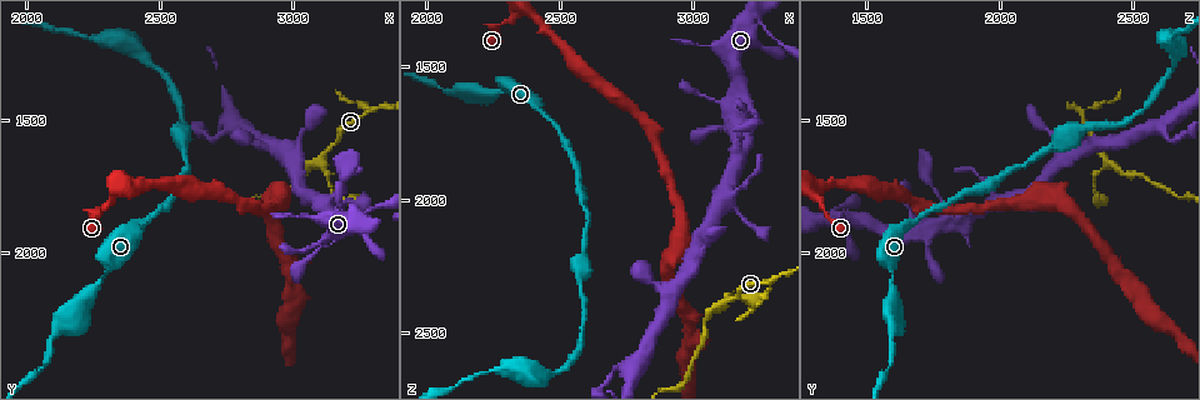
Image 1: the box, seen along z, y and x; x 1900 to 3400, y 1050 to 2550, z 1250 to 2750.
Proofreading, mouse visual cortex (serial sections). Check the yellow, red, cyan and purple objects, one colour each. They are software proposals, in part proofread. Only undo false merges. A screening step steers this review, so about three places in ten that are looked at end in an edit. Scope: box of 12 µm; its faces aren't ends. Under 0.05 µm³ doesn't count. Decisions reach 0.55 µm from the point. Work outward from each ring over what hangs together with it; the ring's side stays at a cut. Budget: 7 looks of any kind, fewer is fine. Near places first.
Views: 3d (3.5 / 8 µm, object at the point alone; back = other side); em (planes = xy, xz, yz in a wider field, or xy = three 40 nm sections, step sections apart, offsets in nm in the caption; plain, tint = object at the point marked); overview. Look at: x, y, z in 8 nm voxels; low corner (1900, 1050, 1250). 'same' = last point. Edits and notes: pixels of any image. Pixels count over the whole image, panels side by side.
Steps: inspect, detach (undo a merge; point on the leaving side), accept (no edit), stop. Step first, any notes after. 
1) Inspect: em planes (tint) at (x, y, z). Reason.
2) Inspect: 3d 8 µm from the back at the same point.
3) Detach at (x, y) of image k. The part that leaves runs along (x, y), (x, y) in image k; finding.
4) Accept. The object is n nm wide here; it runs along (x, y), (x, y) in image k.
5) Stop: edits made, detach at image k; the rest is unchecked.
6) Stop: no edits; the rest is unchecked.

Inspect: 3d 3.5 µm at (2090, 2340, 1600). Thick turns thin.

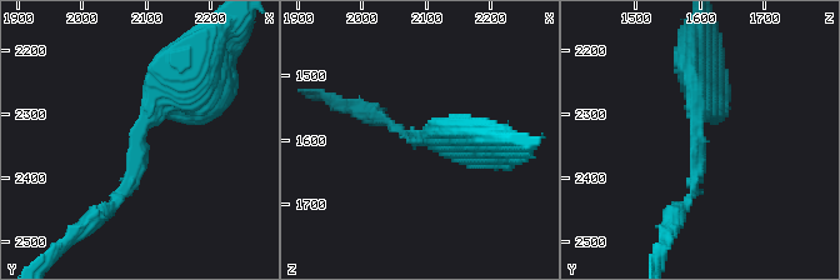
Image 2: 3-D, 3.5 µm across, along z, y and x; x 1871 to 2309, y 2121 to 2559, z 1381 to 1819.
Inspect: em xy step 1 (tint) at (2090, 2345, 1600). Shape alone is not enough.

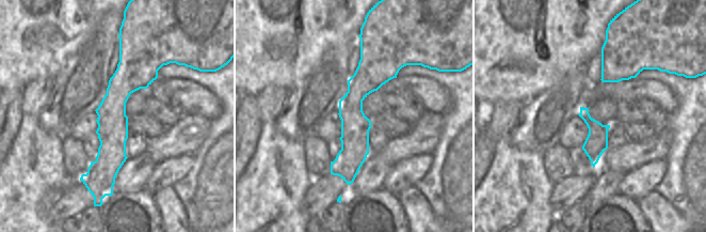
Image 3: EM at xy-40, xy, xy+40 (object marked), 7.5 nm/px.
Inspect: em xy step 3 (tint) at the same point.

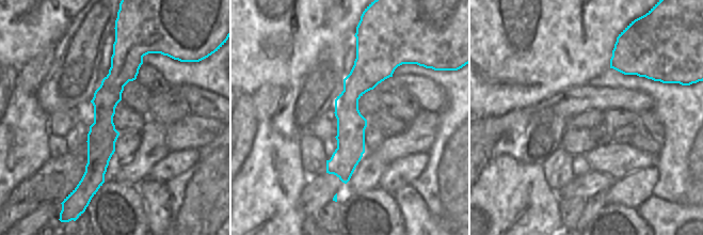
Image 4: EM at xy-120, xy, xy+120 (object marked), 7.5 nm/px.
Accept. The arms are 150, 400 nm wide; it runs along (193, 80), (143, 123), (139, 169), (104, 210) in image 2; one cell here.

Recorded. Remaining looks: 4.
Inspect: 3d 8 µm from the back at (3180, 1920, 1670). Abrupt turn.

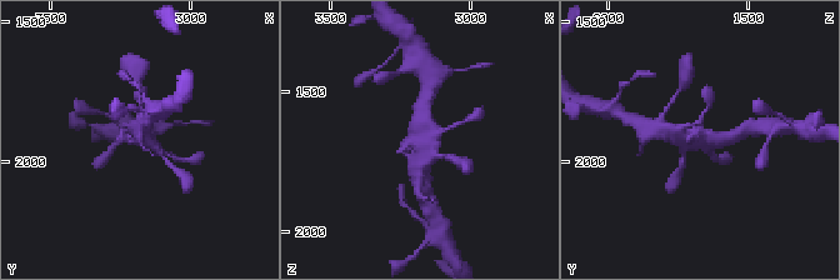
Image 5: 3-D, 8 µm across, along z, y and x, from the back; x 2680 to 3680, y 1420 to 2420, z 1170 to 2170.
Inspect: em xy step 5 (tint) at (3180, 1910, 1660).

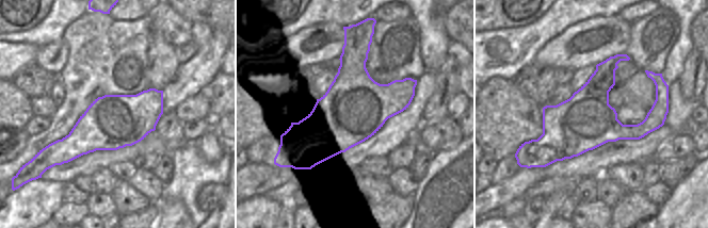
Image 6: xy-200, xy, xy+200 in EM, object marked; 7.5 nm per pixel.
Accept. The object is 480 nm wide here; it runs along (735, 135), (711, 140), (666, 130) in image 5; all the same cell.

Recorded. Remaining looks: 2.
Inspect: 3d 3.5 µm at (3100, 1640, 2390). Branch point.

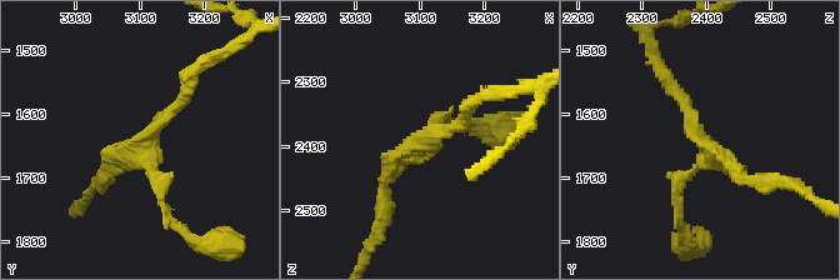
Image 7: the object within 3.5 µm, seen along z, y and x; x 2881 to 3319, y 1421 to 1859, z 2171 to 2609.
Inspect: em xy step 1 (tint) at (3110, 1635, 2385). 3 arms meet here; the arms are 150, 200, 200 nm wide; now the EM.

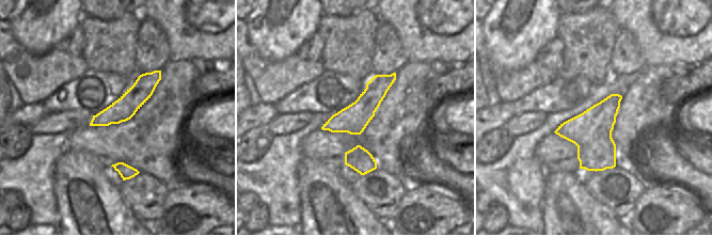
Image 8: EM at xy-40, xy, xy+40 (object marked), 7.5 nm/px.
Accept. All the same cell.

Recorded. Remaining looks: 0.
Stop: no edits; the rest is unchecked.

